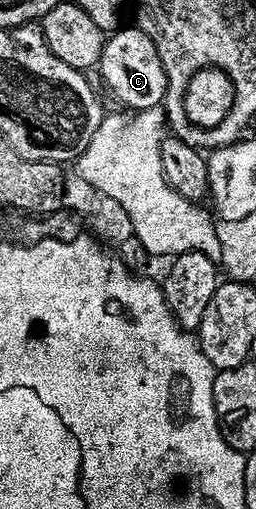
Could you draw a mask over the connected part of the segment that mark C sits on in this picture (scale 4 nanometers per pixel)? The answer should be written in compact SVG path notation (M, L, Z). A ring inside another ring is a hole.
M130 25L114 31L104 41L97 71L102 78L102 85L108 86L112 96L121 105L128 106L128 111L153 110L162 103L167 94L165 68L161 64L161 56L157 56L153 40L149 40L149 36L145 36L138 25Z

